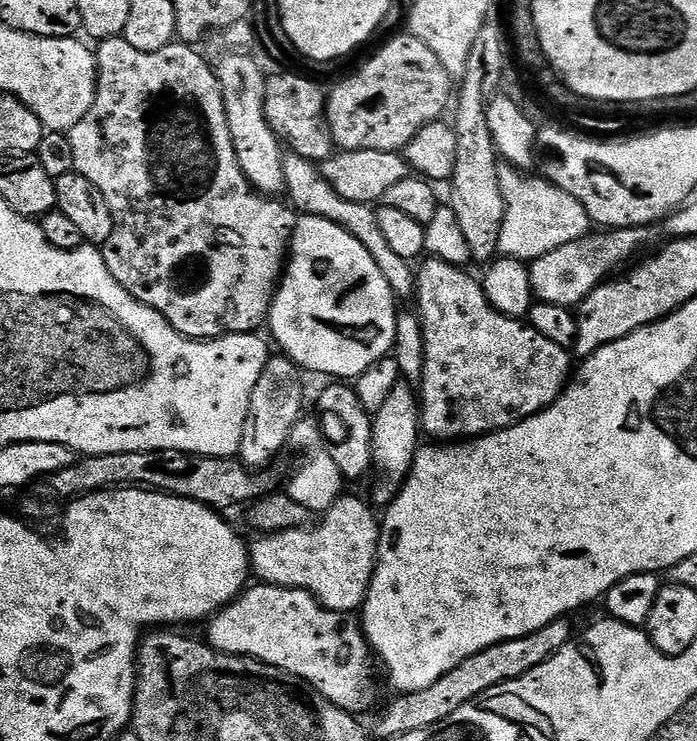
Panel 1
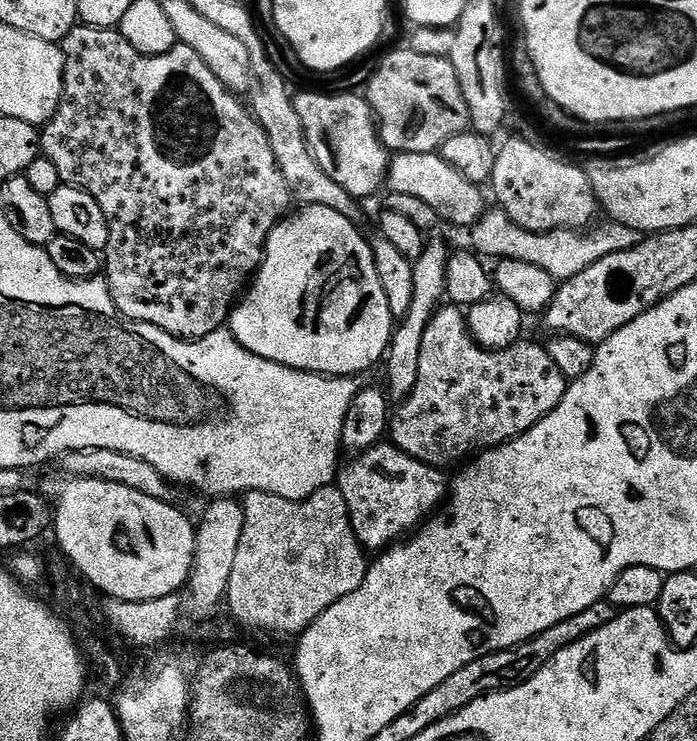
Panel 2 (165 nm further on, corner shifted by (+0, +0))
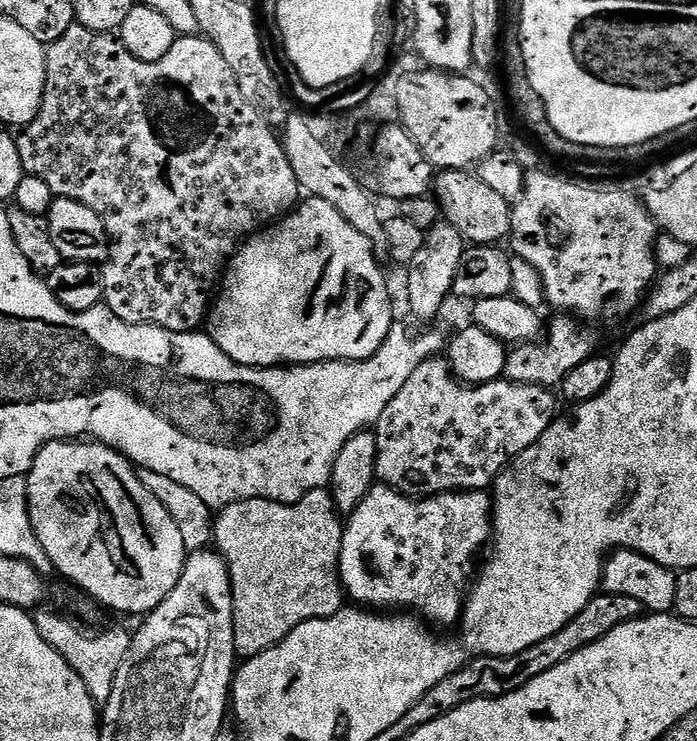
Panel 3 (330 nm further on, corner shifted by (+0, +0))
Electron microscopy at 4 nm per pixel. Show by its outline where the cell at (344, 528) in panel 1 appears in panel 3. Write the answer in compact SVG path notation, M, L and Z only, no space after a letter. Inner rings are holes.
M328 488L310 490L293 504L254 498L219 509L214 548L228 563L237 657L270 650L302 622L330 618L345 607L340 584L344 526Z

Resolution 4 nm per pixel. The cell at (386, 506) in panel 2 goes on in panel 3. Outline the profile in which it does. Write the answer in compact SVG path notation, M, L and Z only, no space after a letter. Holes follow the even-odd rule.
M375 483L371 490L362 498L362 502L347 517L342 538L342 554L340 555L340 584L344 588L345 597L353 605L363 606L368 610L411 610L419 614L429 625L441 624L444 628L455 629L464 614L464 602L474 576L472 559L485 551L486 545L492 538L492 497L487 491L478 492L442 492L439 496L413 498L403 496L396 488L388 484Z

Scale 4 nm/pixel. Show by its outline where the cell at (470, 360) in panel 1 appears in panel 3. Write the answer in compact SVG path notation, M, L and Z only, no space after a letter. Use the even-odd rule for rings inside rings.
M447 359L424 360L406 386L390 398L386 410L374 425L378 442L376 479L379 483L396 488L403 496L423 498L439 496L442 492L478 492L495 485L501 472L511 464L522 450L534 446L556 419L558 409L553 389L530 386L507 378L491 380L485 384L466 384L452 372Z

